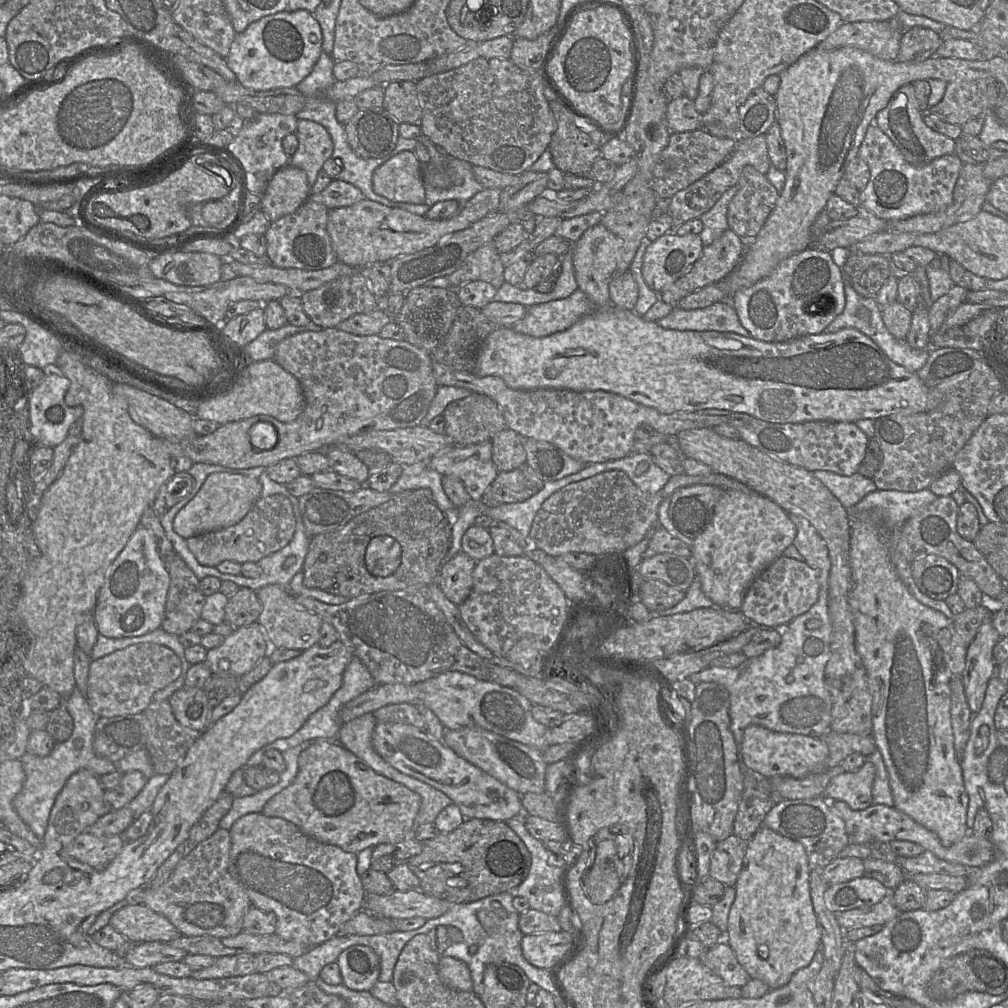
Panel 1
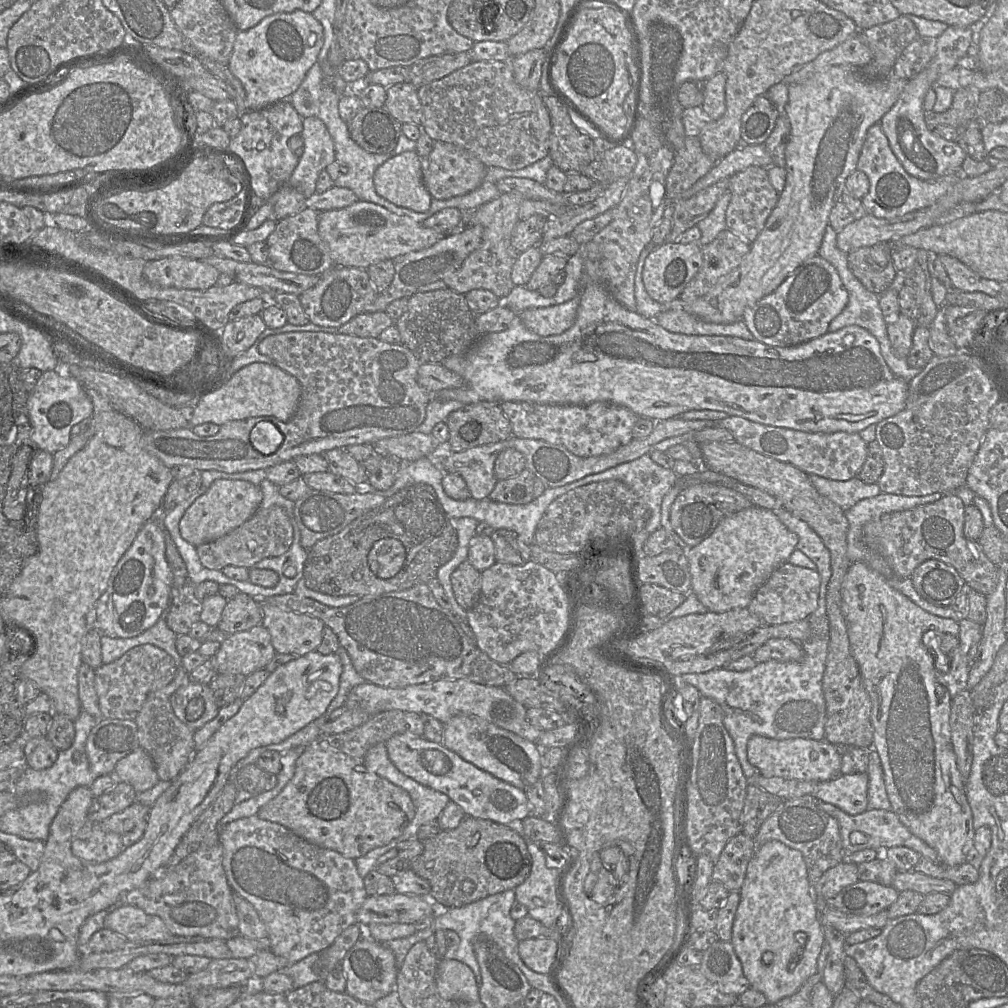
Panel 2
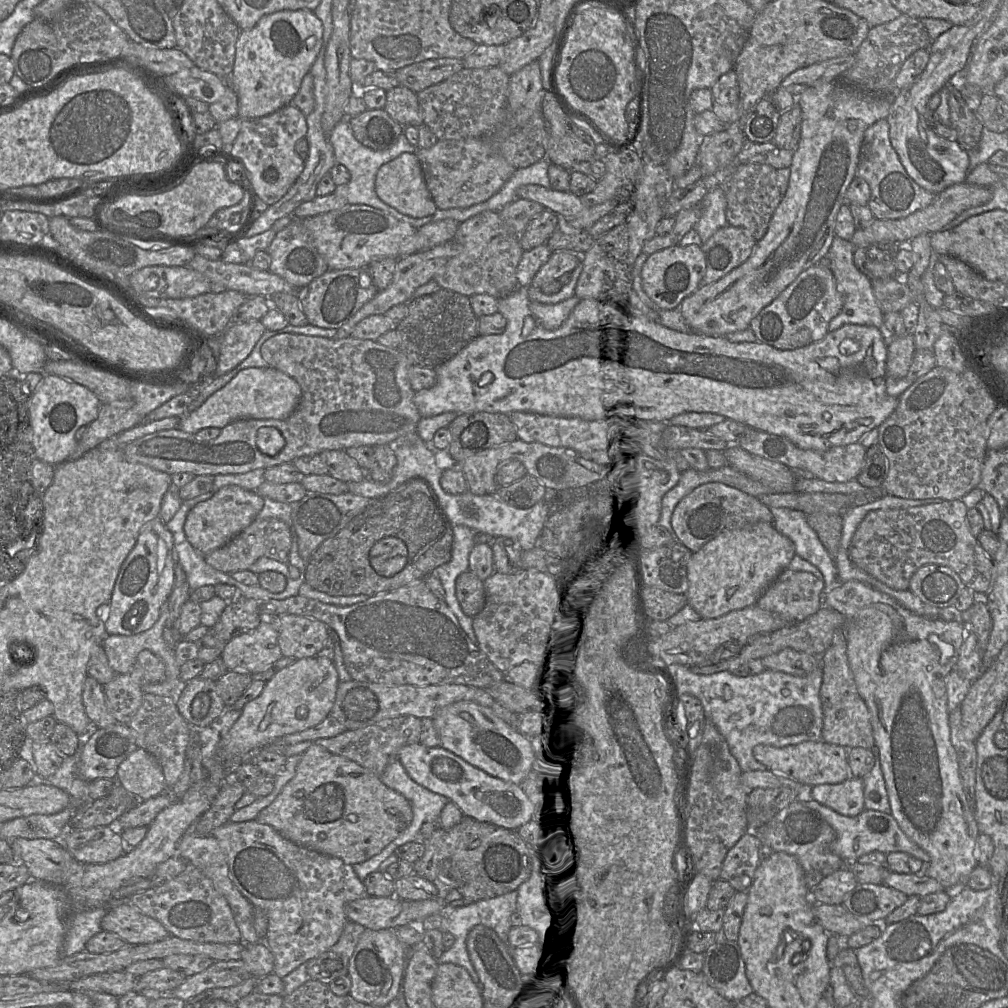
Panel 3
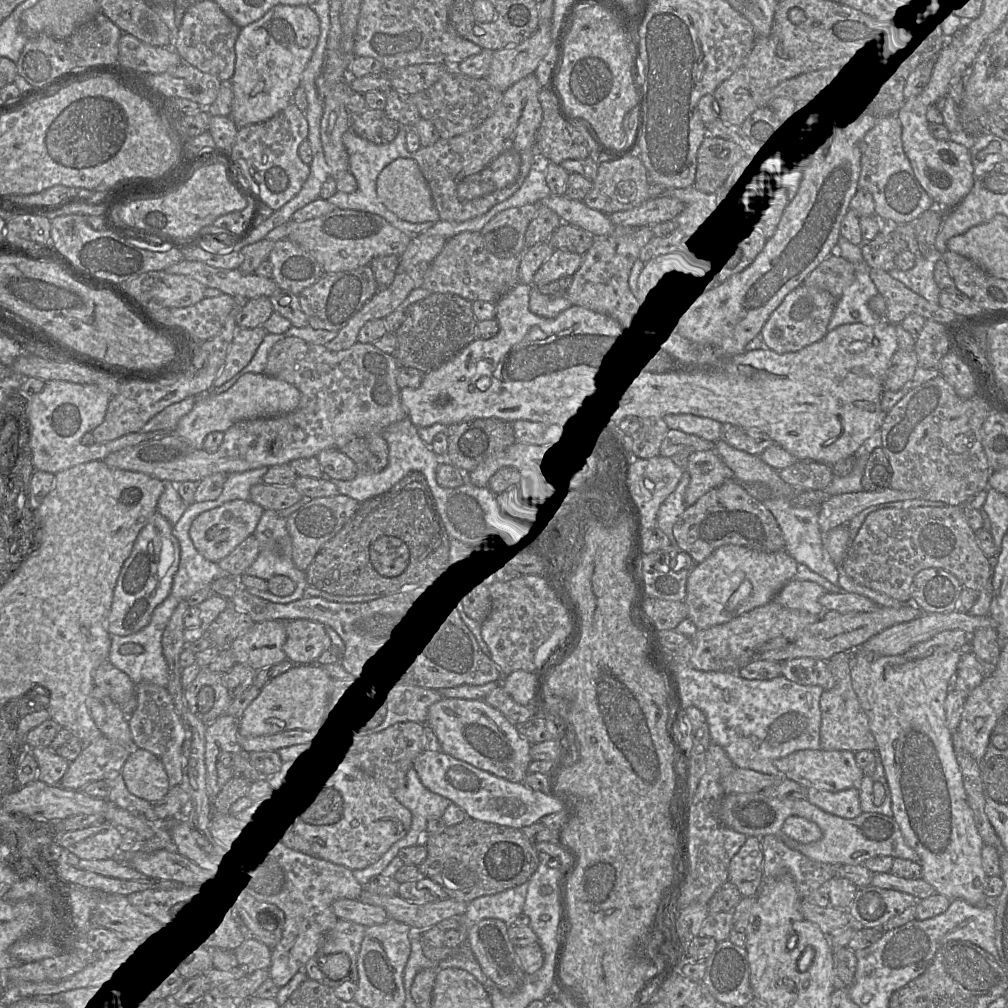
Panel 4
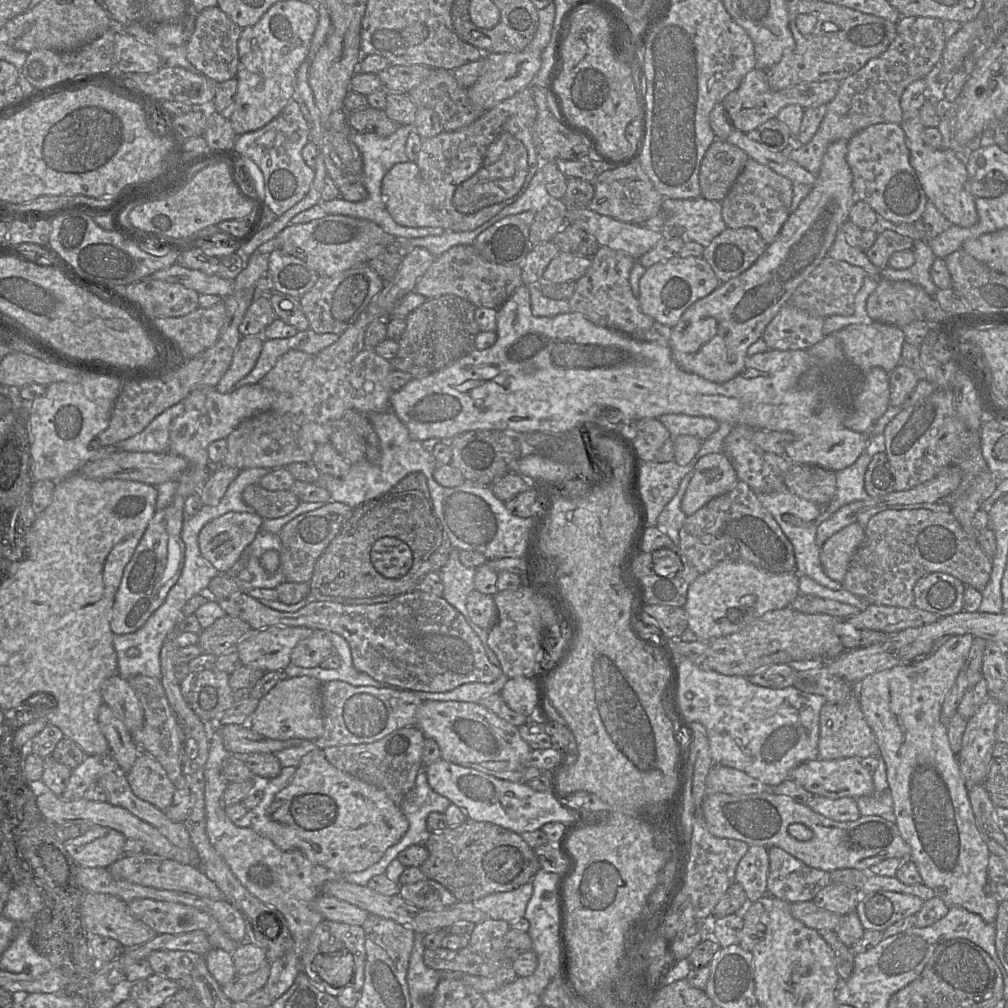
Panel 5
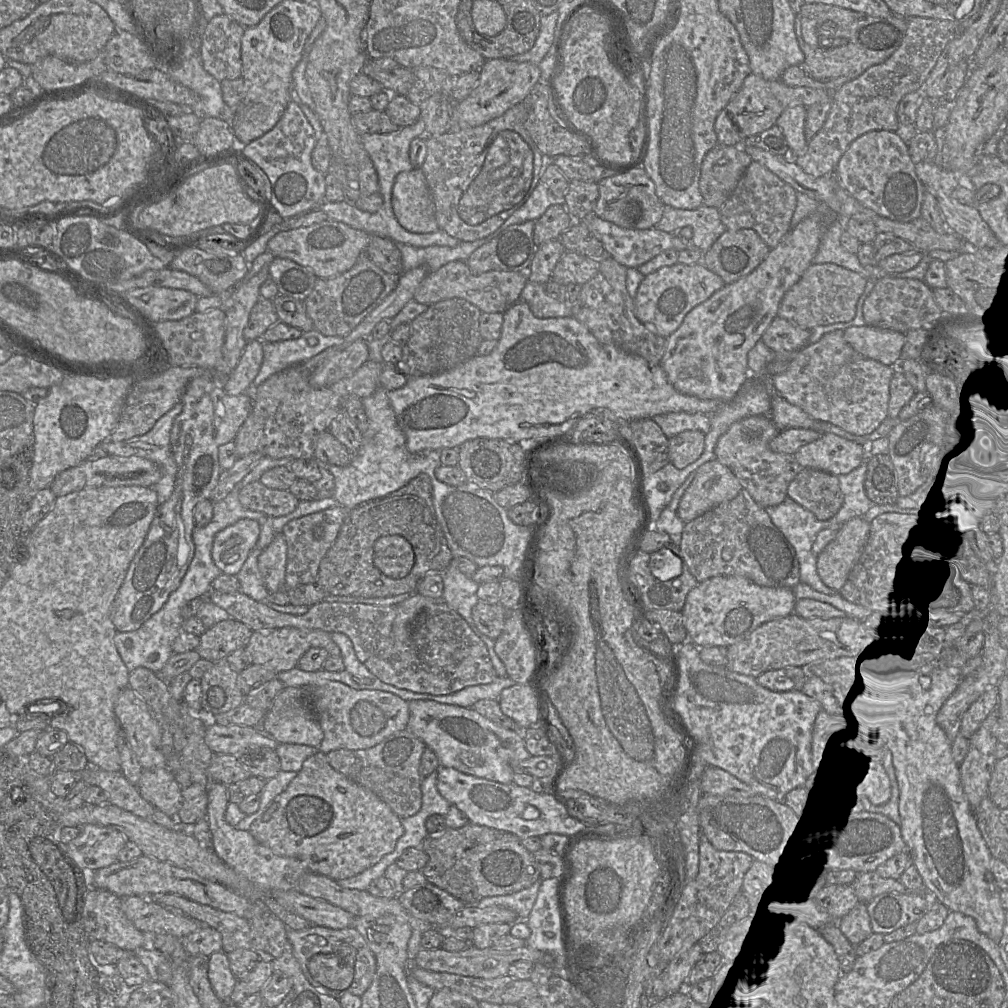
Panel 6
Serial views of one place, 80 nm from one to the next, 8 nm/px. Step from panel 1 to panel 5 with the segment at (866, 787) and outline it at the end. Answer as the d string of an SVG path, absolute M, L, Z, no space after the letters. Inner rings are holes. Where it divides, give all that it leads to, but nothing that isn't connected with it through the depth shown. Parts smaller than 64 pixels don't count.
M814 795L807 805L814 812L838 822L855 821L861 816L857 799L853 797L830 799Z

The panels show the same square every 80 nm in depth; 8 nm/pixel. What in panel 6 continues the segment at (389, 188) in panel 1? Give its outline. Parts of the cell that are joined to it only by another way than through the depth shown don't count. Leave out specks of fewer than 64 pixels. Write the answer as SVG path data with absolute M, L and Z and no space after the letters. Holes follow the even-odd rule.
M421 169L399 173L392 189L392 208L403 228L415 233L439 229L434 204Z

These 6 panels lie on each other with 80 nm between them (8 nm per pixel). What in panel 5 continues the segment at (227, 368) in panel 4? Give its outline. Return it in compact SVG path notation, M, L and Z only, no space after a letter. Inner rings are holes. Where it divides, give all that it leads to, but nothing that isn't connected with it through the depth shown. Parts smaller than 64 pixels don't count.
M262 334L241 337L228 370L215 386L220 393L232 391L234 385L251 372L261 354L263 342Z

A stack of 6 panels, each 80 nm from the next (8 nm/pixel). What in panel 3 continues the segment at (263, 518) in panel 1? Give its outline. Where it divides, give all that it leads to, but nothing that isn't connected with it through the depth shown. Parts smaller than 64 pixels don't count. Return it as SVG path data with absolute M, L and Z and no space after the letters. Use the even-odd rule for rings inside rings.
M276 518L255 519L227 544L204 555L204 559L216 570L232 573L240 570L249 570L250 566L261 557L286 562L290 549L291 533L285 522Z

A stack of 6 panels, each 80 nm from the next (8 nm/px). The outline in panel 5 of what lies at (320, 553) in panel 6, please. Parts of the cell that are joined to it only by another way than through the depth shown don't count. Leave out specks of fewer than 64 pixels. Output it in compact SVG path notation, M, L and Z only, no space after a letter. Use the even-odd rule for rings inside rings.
M329 501L322 507L306 512L285 524L279 533L282 548L280 551L280 570L288 582L309 583L313 576L315 563L330 542L339 534L350 518L353 508L340 502Z

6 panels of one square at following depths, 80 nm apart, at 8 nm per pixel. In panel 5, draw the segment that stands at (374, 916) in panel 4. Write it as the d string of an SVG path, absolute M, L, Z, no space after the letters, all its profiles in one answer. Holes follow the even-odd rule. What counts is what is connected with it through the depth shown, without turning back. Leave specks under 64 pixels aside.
M323 895L312 902L312 909L321 914L324 920L356 926L362 926L370 915L346 901Z

